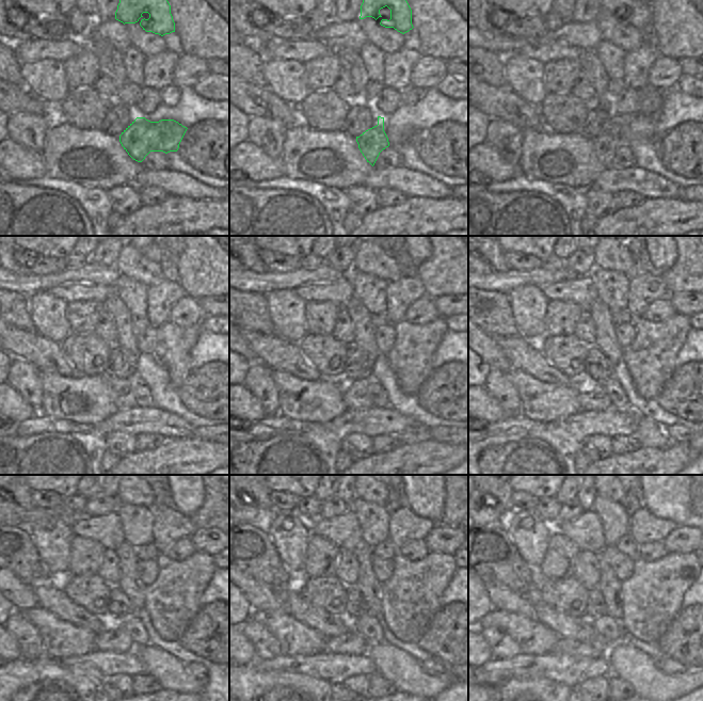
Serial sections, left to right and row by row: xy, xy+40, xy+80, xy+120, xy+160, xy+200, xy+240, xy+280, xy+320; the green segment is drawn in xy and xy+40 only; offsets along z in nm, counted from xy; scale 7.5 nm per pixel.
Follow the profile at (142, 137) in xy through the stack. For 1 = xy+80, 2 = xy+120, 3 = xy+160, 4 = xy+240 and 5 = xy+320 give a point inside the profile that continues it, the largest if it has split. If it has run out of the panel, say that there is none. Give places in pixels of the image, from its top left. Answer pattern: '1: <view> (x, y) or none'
1: xy+80 (605, 146)
2: xy+120 (123, 388)
3: xy+160 (356, 396)
4: xy+240 (113, 637)
5: xy+320 (565, 646)

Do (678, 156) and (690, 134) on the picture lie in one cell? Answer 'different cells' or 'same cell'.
same cell

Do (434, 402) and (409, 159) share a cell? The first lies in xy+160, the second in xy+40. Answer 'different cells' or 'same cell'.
different cells

